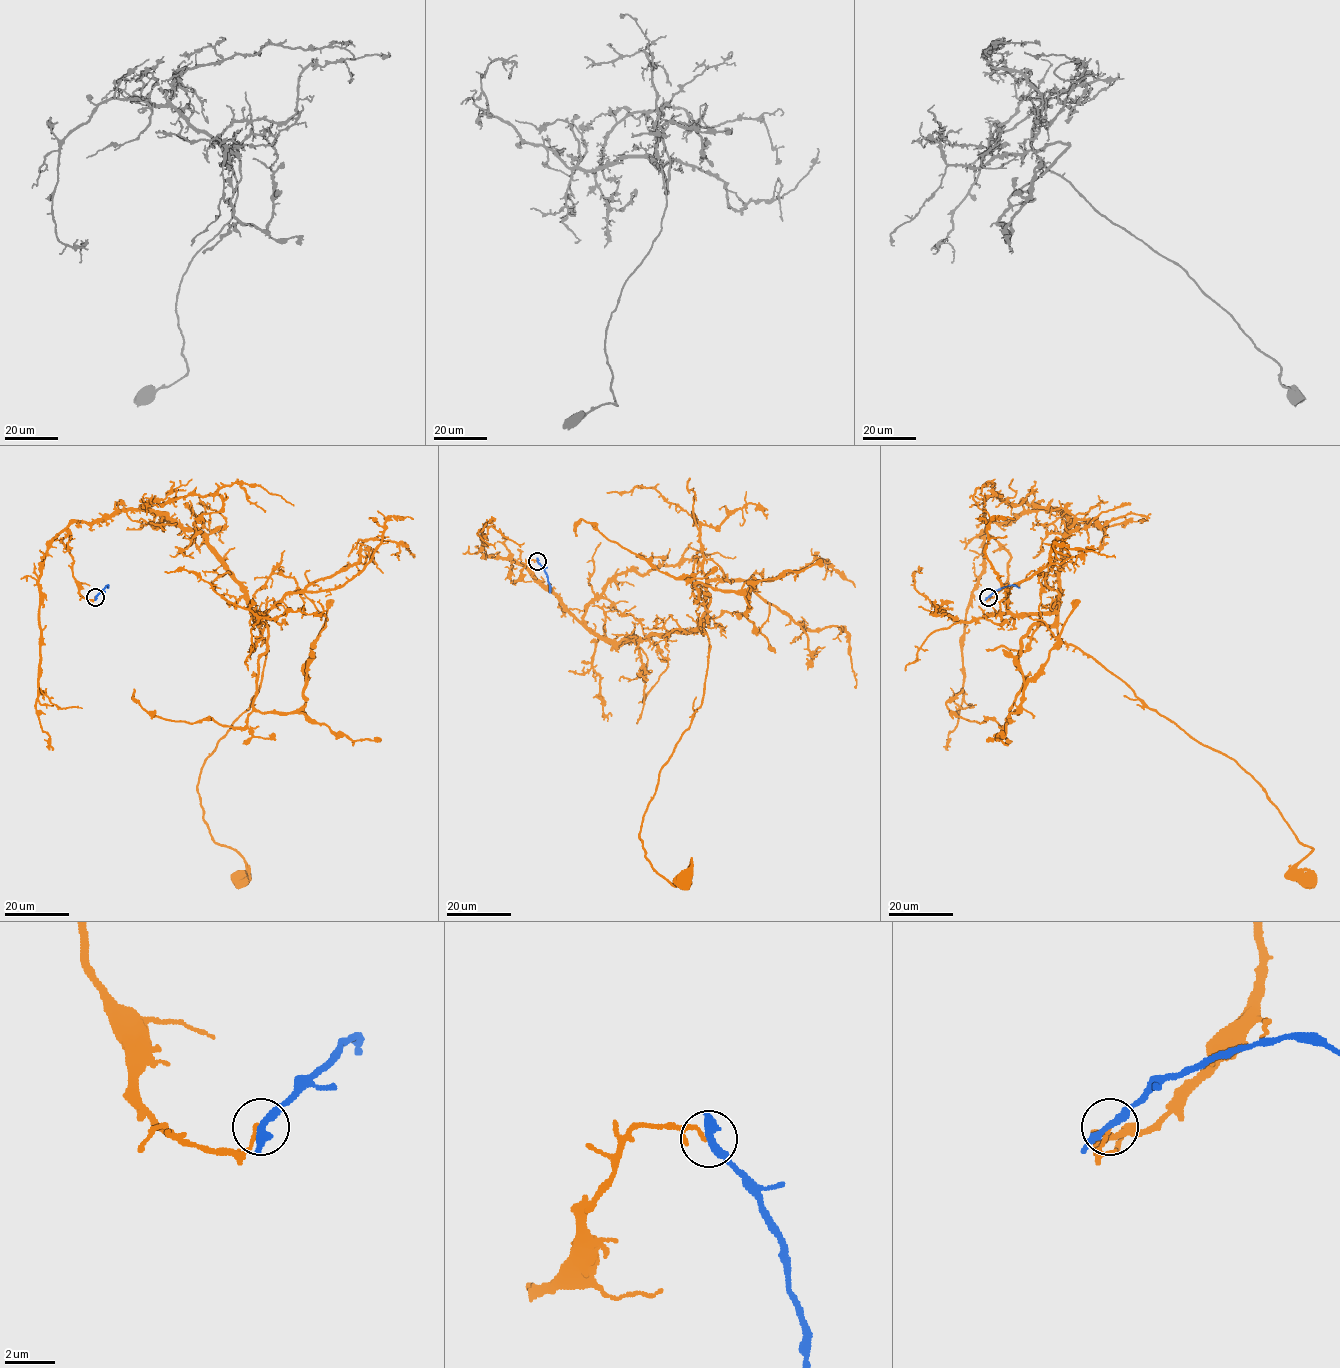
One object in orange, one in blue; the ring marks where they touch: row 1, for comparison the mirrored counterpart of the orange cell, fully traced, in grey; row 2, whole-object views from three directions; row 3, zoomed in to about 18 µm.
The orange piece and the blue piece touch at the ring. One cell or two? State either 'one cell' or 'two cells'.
two cells

